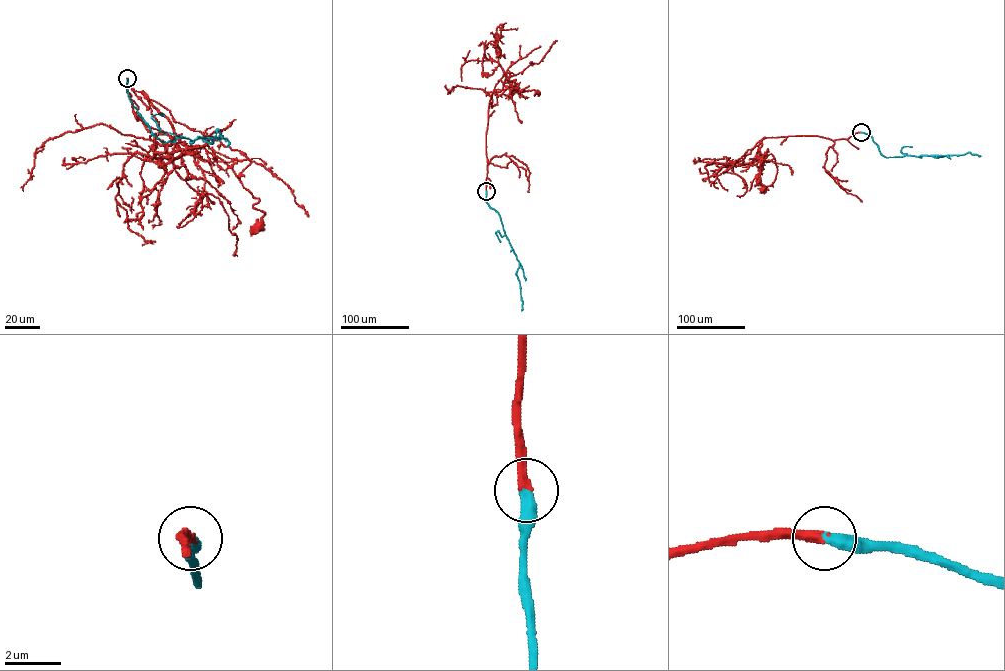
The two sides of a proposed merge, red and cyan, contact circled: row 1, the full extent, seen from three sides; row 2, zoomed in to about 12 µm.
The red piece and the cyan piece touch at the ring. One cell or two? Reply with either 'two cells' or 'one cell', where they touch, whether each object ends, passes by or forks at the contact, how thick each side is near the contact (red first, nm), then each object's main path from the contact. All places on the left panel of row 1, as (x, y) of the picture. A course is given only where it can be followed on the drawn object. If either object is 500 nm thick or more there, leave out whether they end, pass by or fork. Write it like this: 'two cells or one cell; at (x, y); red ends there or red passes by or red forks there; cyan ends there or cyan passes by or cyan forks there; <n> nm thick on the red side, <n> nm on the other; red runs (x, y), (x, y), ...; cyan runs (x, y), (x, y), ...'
one cell; at (127, 78); red ends there; cyan ends there; 360 nm thick on the red side, 440 nm on the other; red runs (127, 78), (131, 99), (127, 87), (143, 92), (181, 142), (222, 159), (259, 199), (258, 226); cyan runs (127, 78), (129, 100), (162, 142), (204, 137), (211, 143), (204, 139), (215, 137), (217, 130), (217, 139)

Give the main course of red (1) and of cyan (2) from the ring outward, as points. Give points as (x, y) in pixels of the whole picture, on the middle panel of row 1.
1: (486, 190), (486, 132), (492, 94), (508, 88), (512, 92), (537, 90), (538, 96), (537, 91)
2: (486, 190), (486, 202), (498, 212), (519, 263), (516, 274), (523, 302), (521, 310)

